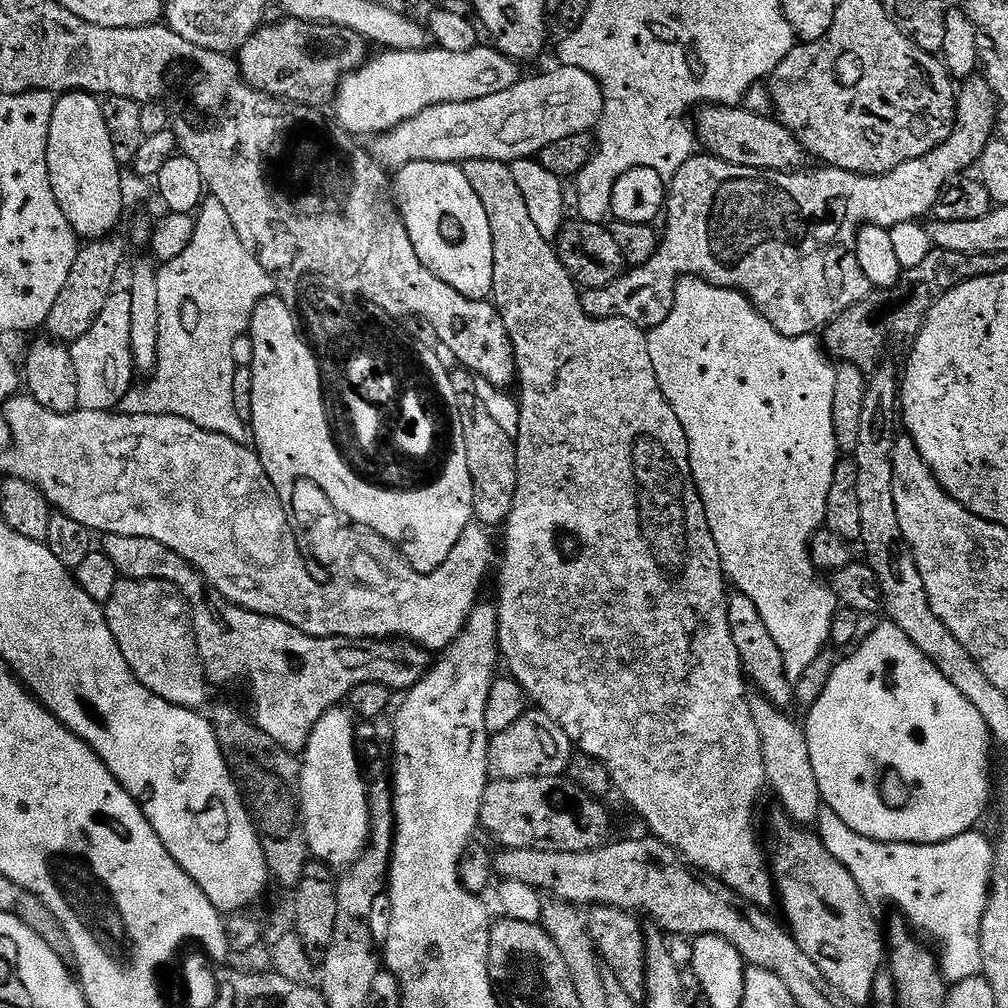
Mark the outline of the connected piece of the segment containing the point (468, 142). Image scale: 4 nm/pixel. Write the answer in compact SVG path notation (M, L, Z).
M556 66L553 72L541 76L525 75L514 86L498 90L494 94L477 96L473 100L446 100L422 110L414 118L403 120L397 128L389 128L379 137L378 156L385 165L399 170L410 162L442 162L460 164L466 160L503 160L513 162L518 159L535 157L543 148L554 142L562 142L570 134L589 132L600 123L604 114L604 90L585 68Z

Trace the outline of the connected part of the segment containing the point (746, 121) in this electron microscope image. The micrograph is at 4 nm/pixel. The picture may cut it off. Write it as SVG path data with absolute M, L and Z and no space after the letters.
M710 104L699 109L694 120L699 139L708 146L707 151L715 154L731 164L754 166L755 168L779 168L781 170L796 170L805 163L806 149L800 143L796 133L791 132L779 119L762 112L752 112L743 106L731 104Z

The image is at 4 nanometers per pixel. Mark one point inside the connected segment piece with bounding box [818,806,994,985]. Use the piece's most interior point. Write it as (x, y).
(942, 888)

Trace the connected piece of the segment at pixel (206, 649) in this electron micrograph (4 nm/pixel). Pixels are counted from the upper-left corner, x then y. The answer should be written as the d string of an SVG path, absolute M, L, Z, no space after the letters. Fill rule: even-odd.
M200 588L196 592L196 608L194 604L194 627L198 633L196 637L196 645L200 651L200 659L204 662L204 671L208 673L213 681L216 680L220 684L224 684L227 680L245 680L248 683L248 692L252 695L252 704L256 707L256 716L254 722L266 734L270 734L270 738L274 738L274 742L278 742L288 752L297 754L303 753L305 746L308 745L310 734L314 730L314 726L318 726L318 722L322 719L331 708L343 705L345 701L352 695L352 691L358 686L362 686L362 682L378 682L393 690L407 690L414 687L418 681L426 675L430 667L429 653L425 651L419 644L407 638L349 638L347 636L311 636L288 623L287 620L278 616L259 616L258 613L243 608L237 604L227 603L223 596L219 594L211 594L204 588Z

